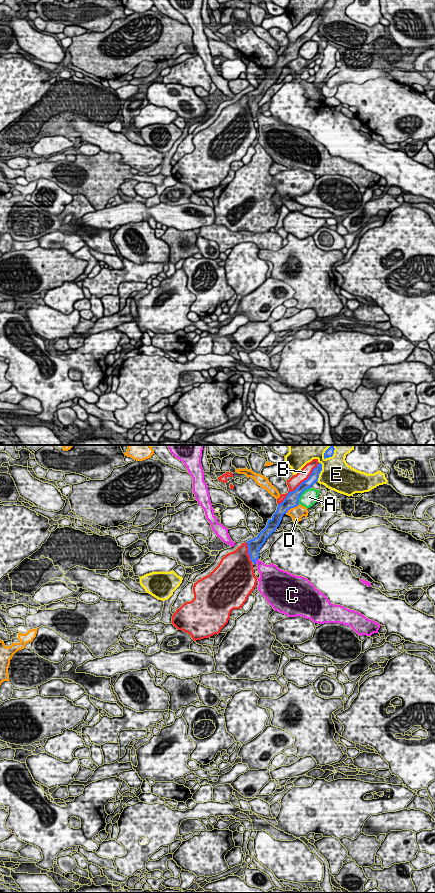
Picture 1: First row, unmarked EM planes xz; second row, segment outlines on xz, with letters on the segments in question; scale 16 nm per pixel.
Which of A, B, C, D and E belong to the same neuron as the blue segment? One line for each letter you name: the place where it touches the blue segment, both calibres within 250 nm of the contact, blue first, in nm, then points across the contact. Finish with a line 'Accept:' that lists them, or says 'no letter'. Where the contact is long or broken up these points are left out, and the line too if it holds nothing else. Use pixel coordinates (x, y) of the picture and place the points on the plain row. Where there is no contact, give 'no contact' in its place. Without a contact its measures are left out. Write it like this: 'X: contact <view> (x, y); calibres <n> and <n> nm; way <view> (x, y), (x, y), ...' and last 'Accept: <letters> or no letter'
Accept: no letter

